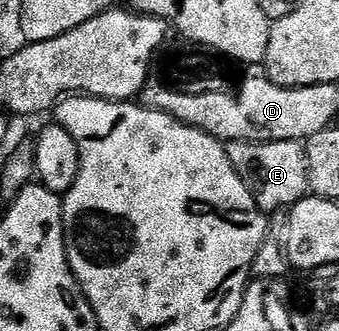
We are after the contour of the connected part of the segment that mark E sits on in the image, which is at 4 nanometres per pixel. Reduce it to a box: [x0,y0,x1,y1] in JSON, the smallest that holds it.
[225,140,310,212]

